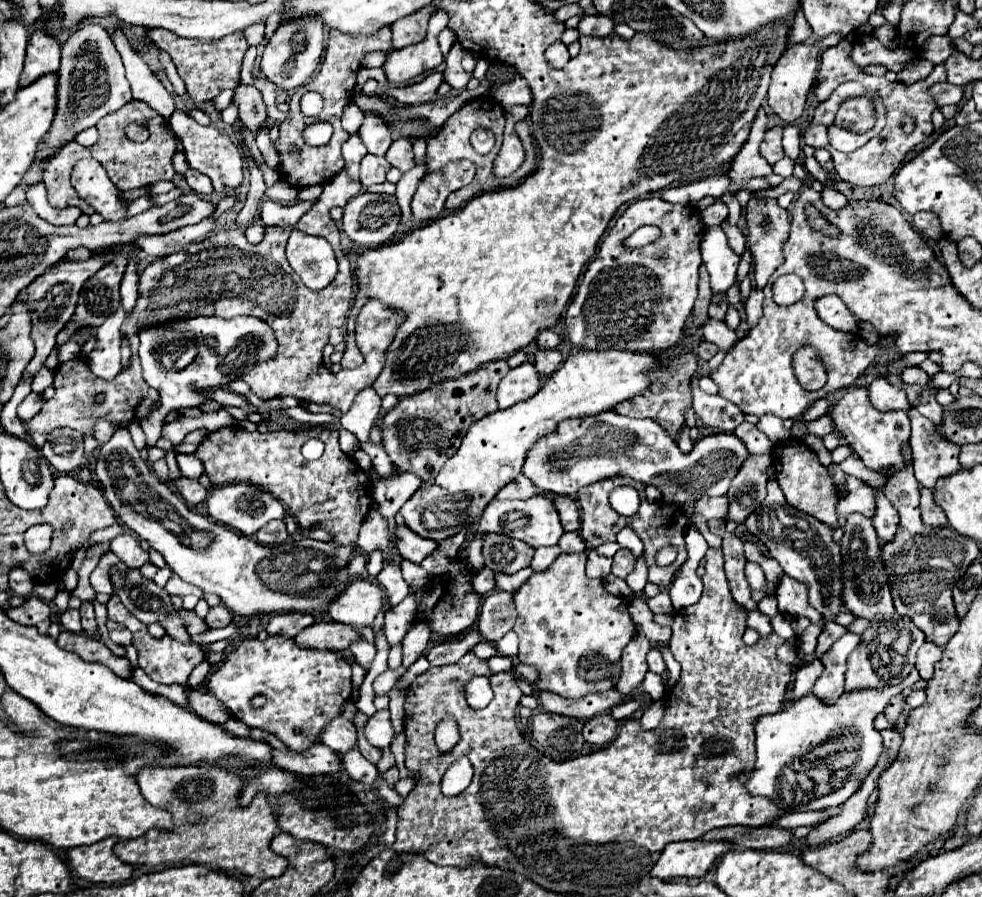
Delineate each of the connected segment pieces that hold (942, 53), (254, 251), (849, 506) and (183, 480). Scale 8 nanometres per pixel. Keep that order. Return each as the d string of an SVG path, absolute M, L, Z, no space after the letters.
M934 36L932 40L926 42L926 46L922 50L922 58L930 60L932 64L944 62L950 54L952 54L952 46L950 46L950 38L948 36Z
M342 170L330 182L324 184L324 192L314 204L314 208L306 212L296 224L298 230L308 230L310 234L326 238L338 254L340 266L338 278L324 290L314 292L306 288L286 262L284 248L290 236L290 228L266 228L264 240L260 244L250 244L244 236L244 230L236 228L238 244L202 250L196 254L176 252L152 262L140 274L138 304L132 316L122 324L122 330L126 332L132 350L136 352L138 348L136 332L140 324L182 316L220 316L220 318L254 316L258 320L264 320L274 330L280 346L276 350L276 356L268 358L264 364L256 364L244 376L244 382L250 386L250 390L258 394L262 400L294 396L298 400L330 404L342 412L348 412L356 394L368 388L382 372L386 362L386 350L394 342L400 322L404 322L406 318L404 314L392 310L380 300L366 302L356 320L356 342L360 352L364 354L365 362L354 369L342 369L341 374L324 370L322 348L328 344L330 330L346 324L354 286L352 268L340 248L338 226L330 218L330 210L334 206L346 206L348 200L360 192L362 184L344 174Z
M836 464L828 466L828 470L830 470L834 484L838 484L838 486L846 484L848 486L848 496L844 500L840 500L836 506L838 516L848 516L852 512L860 512L872 520L874 510L876 510L876 496L872 492L872 488L868 484L864 484L862 480L844 474L840 470L840 466L836 466Z
M180 473L179 476L174 478L174 486L180 492L180 496L188 502L188 504L200 504L206 500L208 490L194 478L186 478L184 474Z

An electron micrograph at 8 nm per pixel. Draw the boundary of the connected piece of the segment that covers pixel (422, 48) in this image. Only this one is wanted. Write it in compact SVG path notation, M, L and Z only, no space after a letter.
M434 10L428 22L428 34L420 44L406 46L404 50L390 50L384 62L384 74L392 84L404 84L420 74L436 70L444 58L438 46L438 34L448 26L448 12Z

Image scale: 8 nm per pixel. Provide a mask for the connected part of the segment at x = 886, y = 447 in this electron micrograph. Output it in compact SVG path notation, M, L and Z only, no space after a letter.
M854 388L850 392L846 392L838 404L832 408L830 412L836 428L840 430L840 434L846 438L846 442L850 444L850 448L862 458L862 462L872 468L872 470L880 470L886 466L892 466L890 472L904 468L902 462L902 444L908 440L910 436L910 418L902 412L880 412L876 410L866 394L866 388Z

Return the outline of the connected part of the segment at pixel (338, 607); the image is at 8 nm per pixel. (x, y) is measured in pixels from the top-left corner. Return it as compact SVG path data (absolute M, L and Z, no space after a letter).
M352 582L332 604L328 614L334 622L352 624L352 626L370 626L376 614L382 610L384 592L378 584L372 582Z

